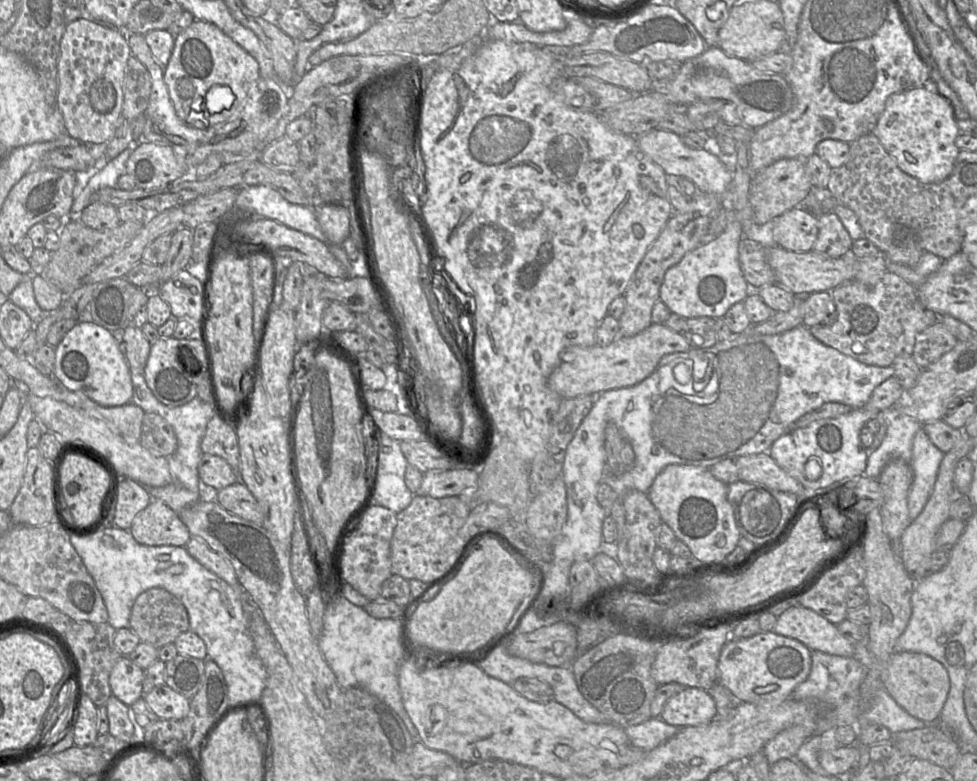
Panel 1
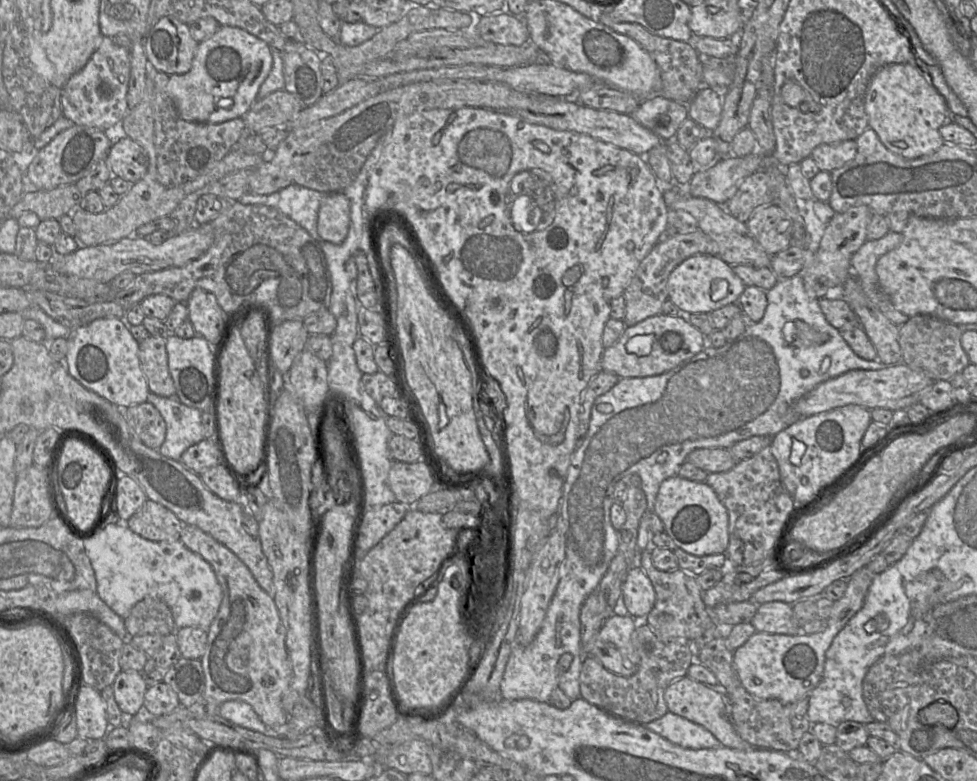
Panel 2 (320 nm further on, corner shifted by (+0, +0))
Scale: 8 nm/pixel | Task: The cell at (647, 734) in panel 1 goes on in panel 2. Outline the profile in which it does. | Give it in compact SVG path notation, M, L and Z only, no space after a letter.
M670 711L644 726L682 748L700 750L723 747L719 740L703 726Z

